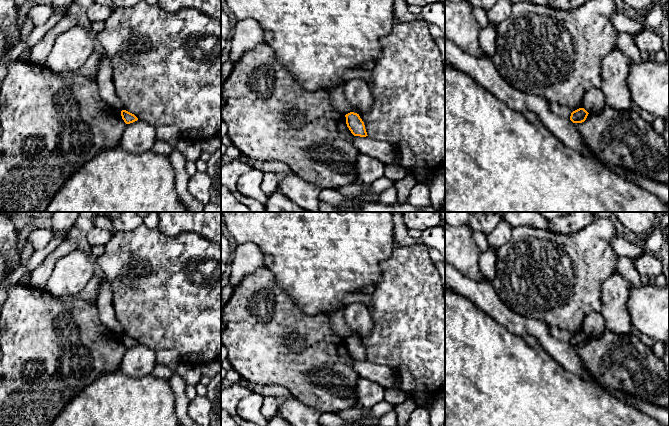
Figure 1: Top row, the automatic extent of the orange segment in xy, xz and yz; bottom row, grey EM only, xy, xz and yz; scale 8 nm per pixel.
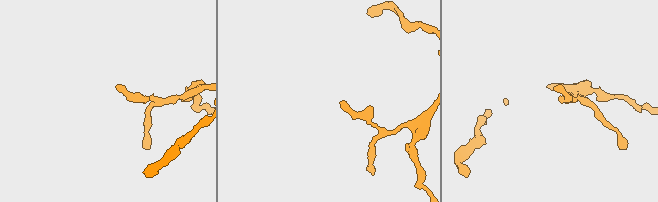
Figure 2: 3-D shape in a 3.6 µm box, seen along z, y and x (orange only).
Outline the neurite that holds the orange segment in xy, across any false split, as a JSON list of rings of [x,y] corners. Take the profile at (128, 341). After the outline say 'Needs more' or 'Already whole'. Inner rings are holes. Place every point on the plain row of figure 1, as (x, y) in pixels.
[[[126,334],[121,335],[121,340],[126,348],[130,348],[138,344],[138,342],[134,338]]]. Already whole

